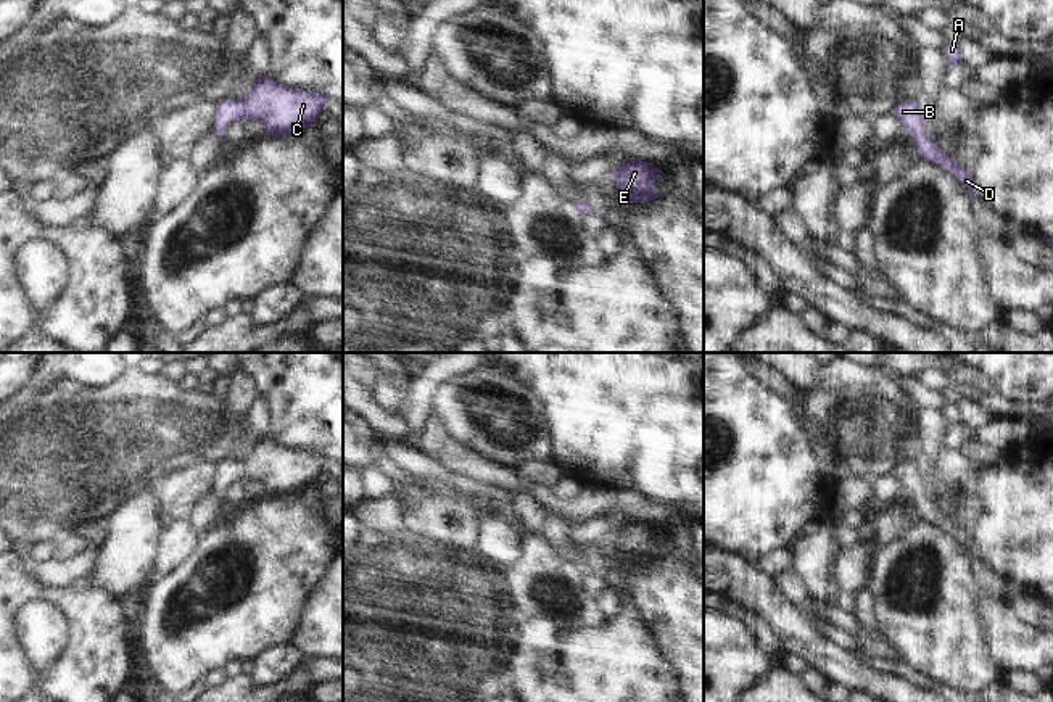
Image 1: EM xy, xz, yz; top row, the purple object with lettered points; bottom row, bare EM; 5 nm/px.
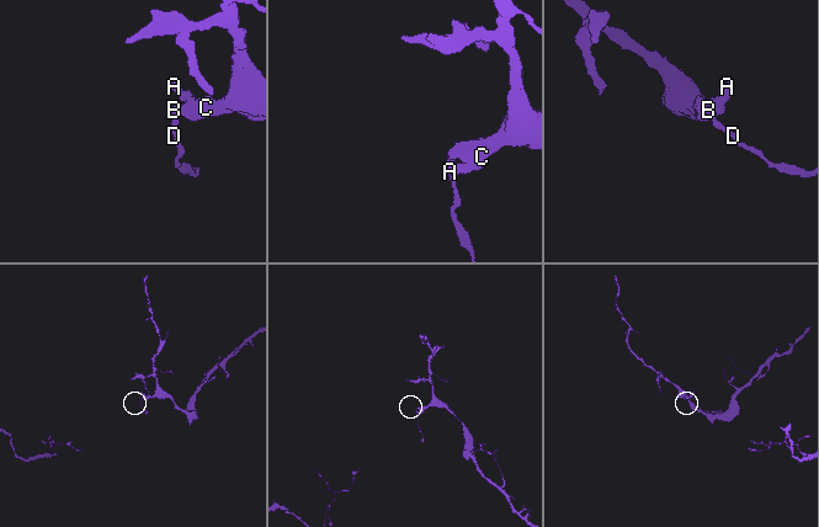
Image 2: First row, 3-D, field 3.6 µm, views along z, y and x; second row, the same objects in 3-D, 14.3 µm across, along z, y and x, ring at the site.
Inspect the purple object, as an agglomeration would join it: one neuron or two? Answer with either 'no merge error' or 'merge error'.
no merge error

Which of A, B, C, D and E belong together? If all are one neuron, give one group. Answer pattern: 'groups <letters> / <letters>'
groups A B C D E

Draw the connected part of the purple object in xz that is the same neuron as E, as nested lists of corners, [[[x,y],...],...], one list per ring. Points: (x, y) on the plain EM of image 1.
[[[628,520],[612,530],[615,547],[620,549],[630,564],[647,564],[660,557],[654,544],[662,539],[659,530],[642,520]]]

